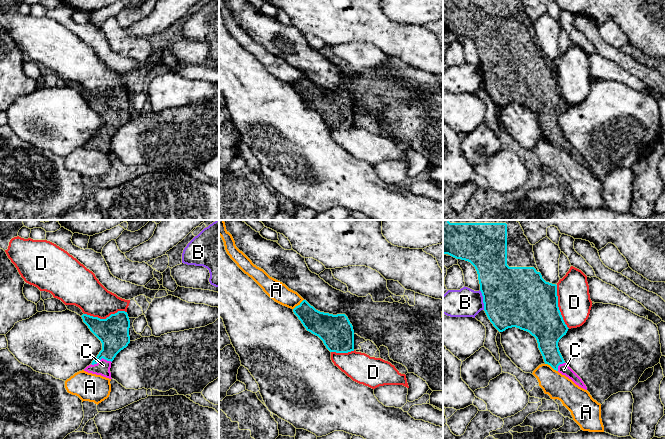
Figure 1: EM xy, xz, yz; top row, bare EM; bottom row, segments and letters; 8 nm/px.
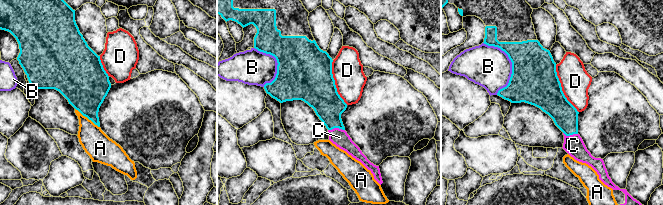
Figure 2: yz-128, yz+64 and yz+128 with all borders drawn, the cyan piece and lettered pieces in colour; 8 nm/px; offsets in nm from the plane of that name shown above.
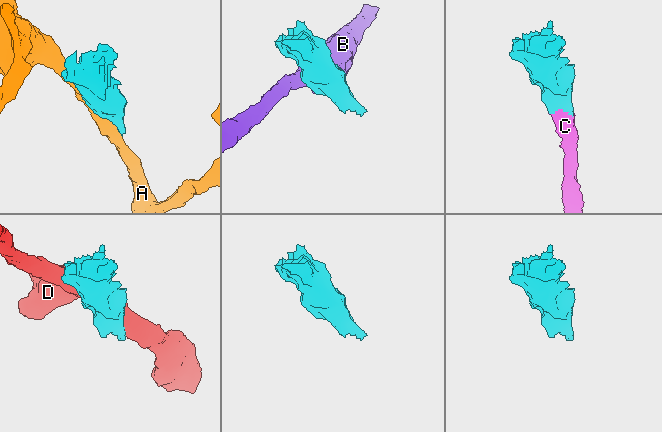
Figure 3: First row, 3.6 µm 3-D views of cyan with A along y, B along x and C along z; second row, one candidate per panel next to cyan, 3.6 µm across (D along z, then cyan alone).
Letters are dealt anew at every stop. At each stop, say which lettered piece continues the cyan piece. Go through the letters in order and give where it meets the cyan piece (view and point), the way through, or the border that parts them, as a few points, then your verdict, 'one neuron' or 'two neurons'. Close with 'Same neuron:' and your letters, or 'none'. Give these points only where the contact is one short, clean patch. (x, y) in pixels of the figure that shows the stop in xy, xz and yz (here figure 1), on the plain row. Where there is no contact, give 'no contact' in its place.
A: meets cyan in yz at (551, 142); two neurons
B: meets cyan in yz at (483, 76); two neurons
C: meets cyan in xy at (101, 134); one neuron
D: meets cyan in yz at (558, 83); two neurons
Same neuron: C

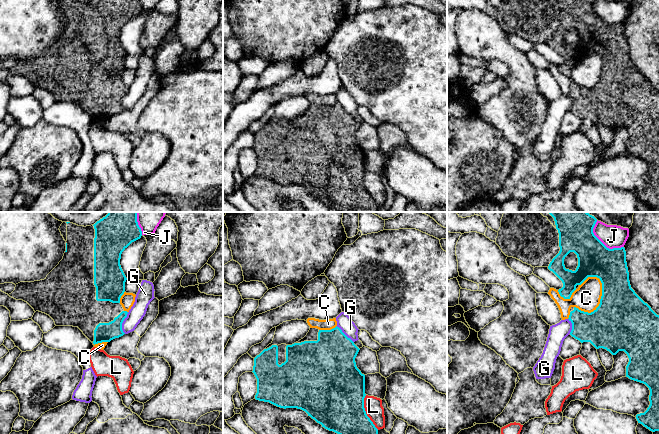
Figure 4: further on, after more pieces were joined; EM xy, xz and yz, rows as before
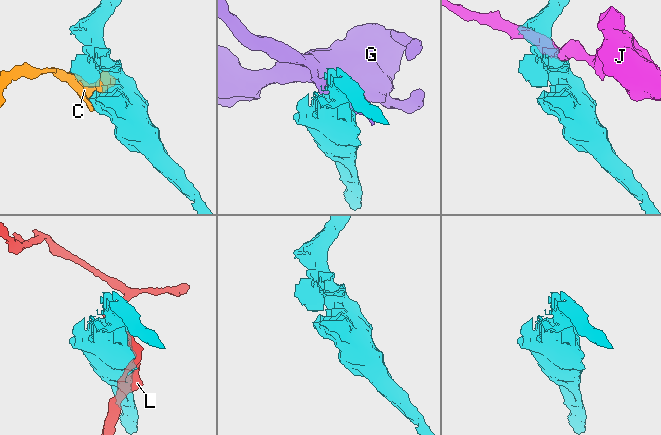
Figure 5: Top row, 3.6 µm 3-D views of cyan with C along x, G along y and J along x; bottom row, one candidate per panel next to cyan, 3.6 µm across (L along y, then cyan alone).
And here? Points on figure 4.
C: meets cyan in yz at (600, 79); two neurons
G: meets cyan in xy at (122, 98); border along xy (128, 88), (122, 99), (122, 107), (124, 109); two neurons
J: meets cyan in yz at (603, 20); two neurons
L: meets cyan in xz at (365, 188); two neurons
Same neuron: none

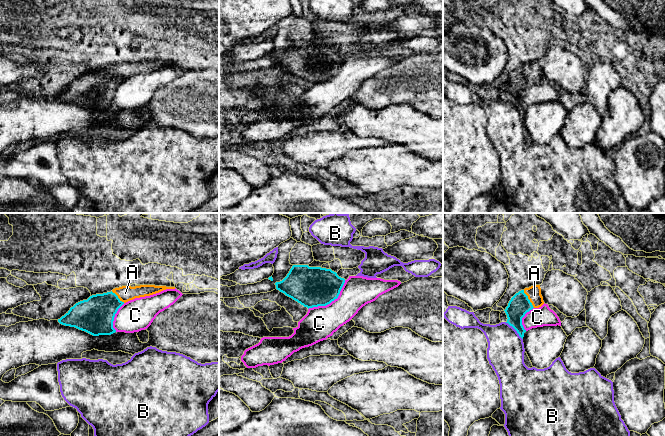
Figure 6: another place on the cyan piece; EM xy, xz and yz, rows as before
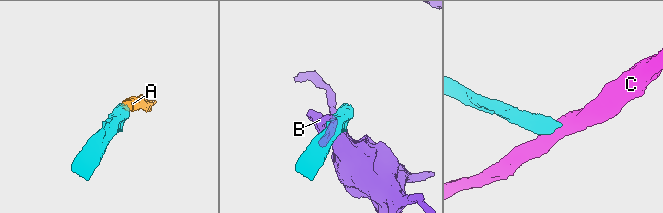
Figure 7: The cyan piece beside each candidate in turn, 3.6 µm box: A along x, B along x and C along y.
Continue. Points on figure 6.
A: meets cyan in yz at (528, 75); runs through yz (519, 81), (528, 75), (534, 71); one neuron
B: meets cyan in yz at (515, 105); two neurons
C: meets cyan in xz at (331, 77); border along xz (345, 56), (336, 74), (325, 81), (313, 82), (308, 85); two neurons
Same neuron: A

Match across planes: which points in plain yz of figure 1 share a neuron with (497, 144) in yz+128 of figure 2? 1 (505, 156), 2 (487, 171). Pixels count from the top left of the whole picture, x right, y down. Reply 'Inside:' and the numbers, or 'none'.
Inside: 1, 2

